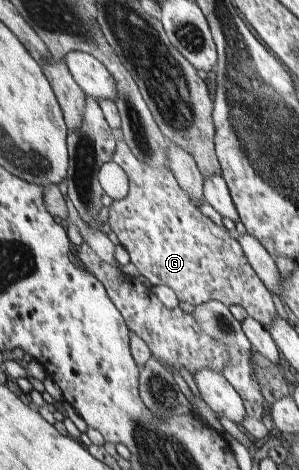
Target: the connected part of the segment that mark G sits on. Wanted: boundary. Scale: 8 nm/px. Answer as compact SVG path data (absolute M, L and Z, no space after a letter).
M119 141L114 162L128 175L128 194L115 200L109 213L109 225L120 244L130 255L130 262L137 267L140 275L149 279L151 285L167 286L176 293L176 301L187 301L198 306L211 300L226 305L241 305L248 315L256 319L265 329L274 324L277 310L271 292L258 278L257 272L249 263L241 244L234 239L234 233L227 233L223 227L203 215L199 208L191 204L189 194L178 184L167 166L150 166L139 161L124 141Z

